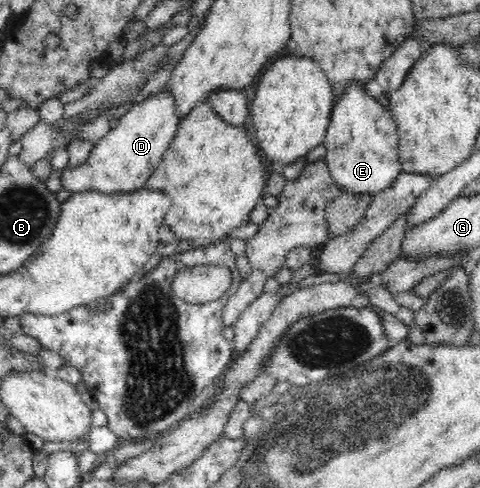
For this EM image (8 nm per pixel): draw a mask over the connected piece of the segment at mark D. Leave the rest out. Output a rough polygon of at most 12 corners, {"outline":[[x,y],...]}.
{"outline":[[169,88],[127,110],[63,190],[145,187],[179,125]]}

